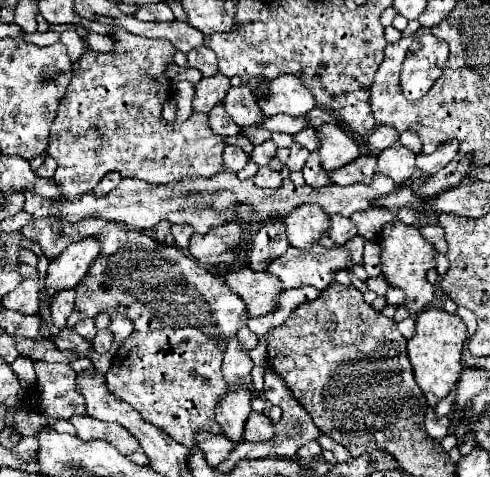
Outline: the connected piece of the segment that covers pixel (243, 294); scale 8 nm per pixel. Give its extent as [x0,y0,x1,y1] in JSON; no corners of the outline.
[222,266,282,318]

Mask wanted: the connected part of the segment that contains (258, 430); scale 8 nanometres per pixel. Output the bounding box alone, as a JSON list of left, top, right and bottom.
[244,410,274,442]

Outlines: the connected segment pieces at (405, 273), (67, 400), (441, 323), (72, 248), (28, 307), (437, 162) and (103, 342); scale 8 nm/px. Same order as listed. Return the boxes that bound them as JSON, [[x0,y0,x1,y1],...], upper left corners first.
[[378,222,436,314],[32,362,86,418],[408,308,466,408],[46,236,100,300],[2,264,38,314],[416,140,458,174],[94,328,114,354]]

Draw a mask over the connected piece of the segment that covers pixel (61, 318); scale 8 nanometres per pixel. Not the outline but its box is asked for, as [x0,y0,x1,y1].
[50,290,76,328]

